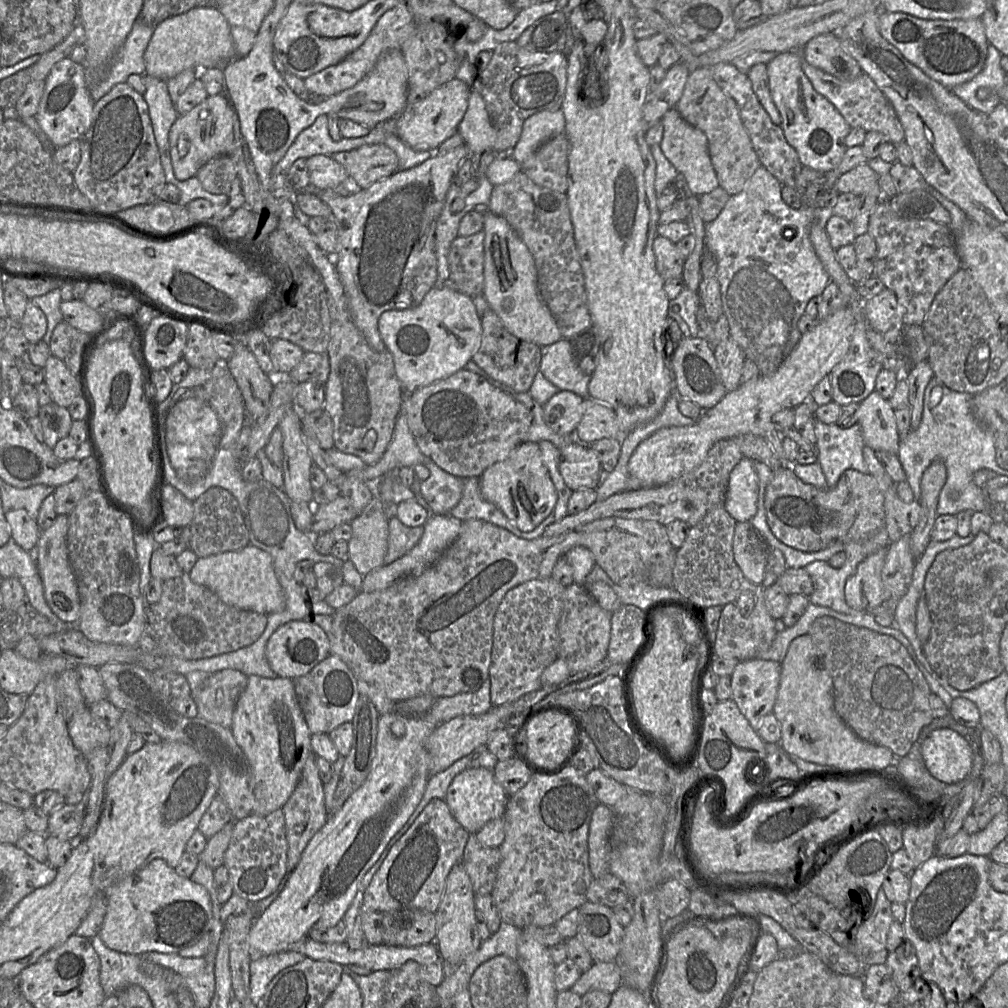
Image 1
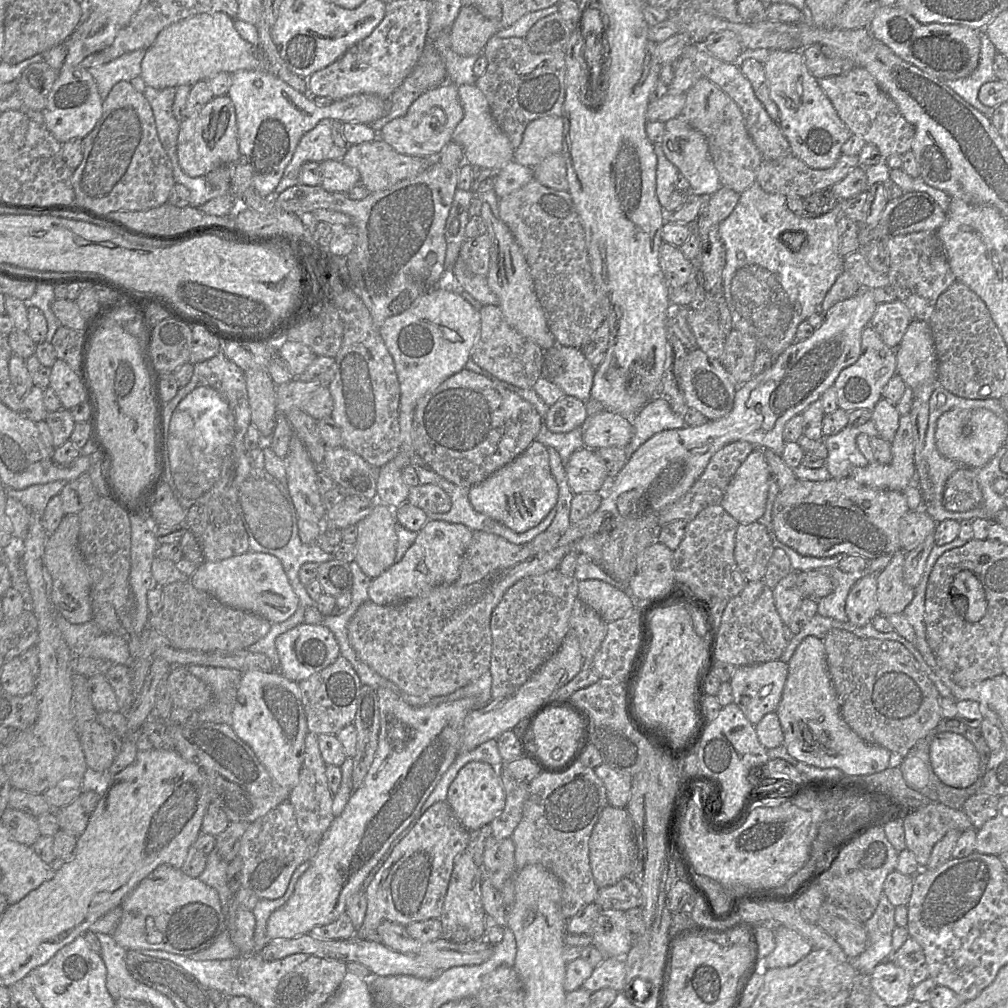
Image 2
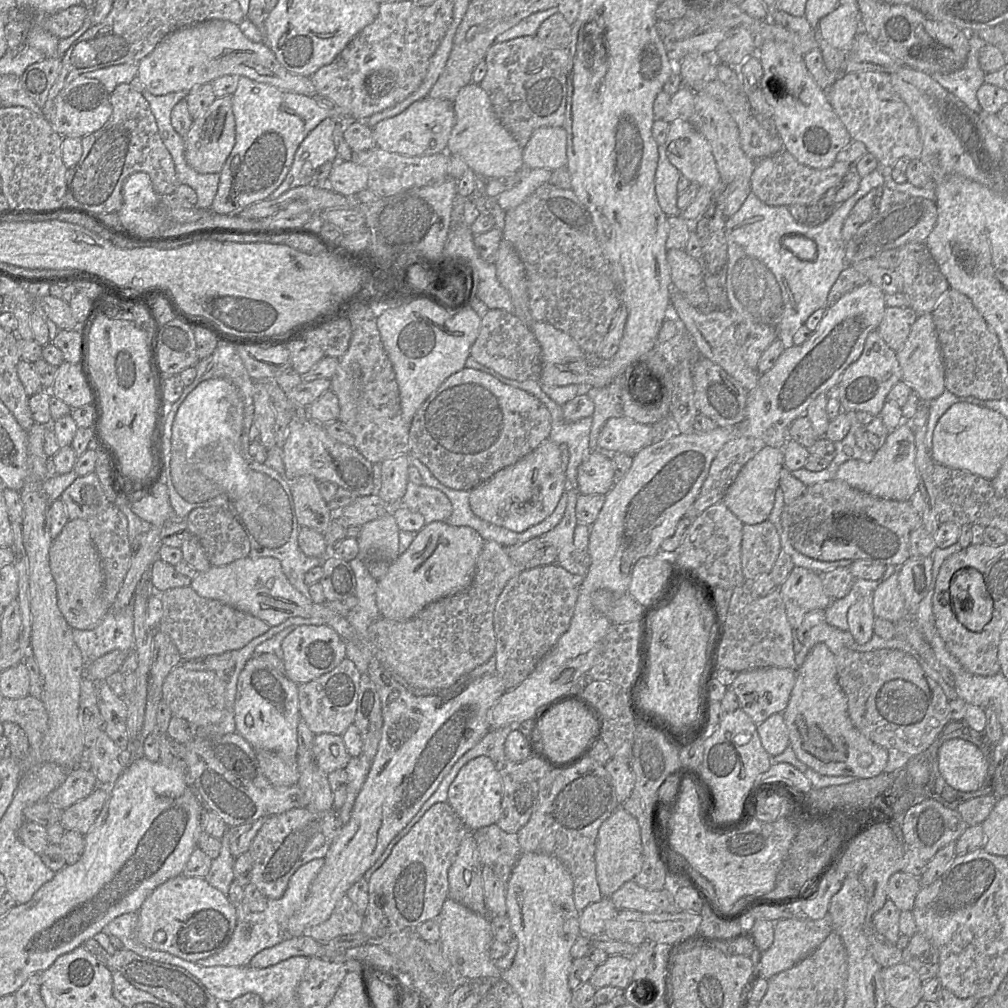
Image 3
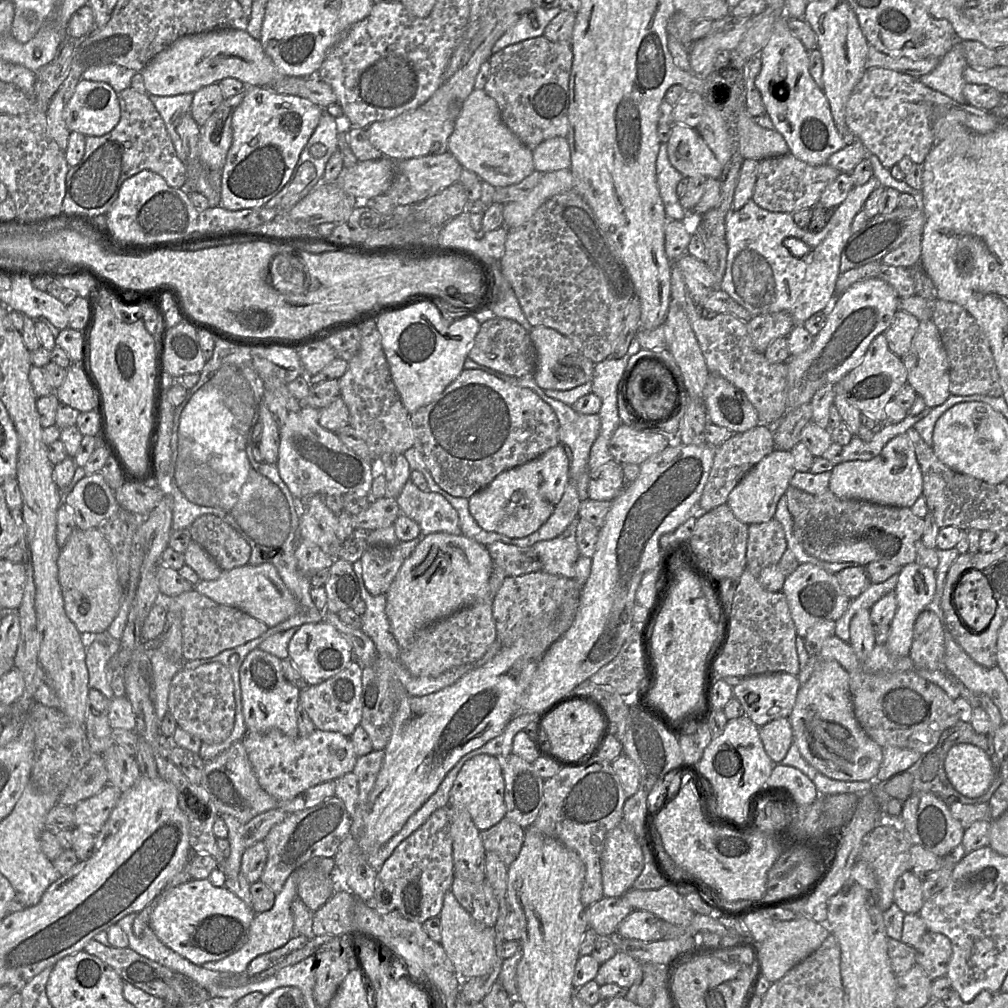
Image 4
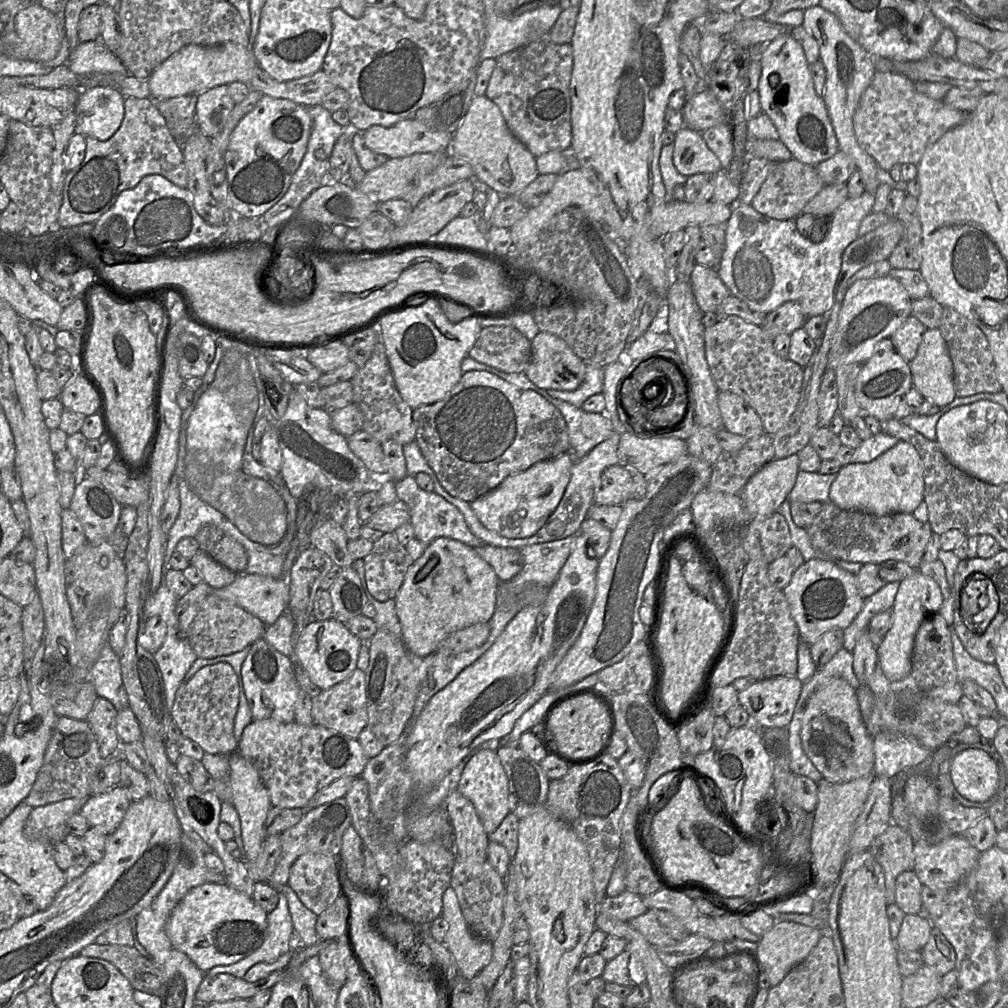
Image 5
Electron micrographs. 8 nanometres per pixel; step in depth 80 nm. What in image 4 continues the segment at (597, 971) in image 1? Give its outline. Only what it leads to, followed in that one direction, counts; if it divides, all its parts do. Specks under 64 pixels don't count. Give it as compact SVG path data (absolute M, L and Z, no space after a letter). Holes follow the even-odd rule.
M617 952L612 958L601 964L595 977L599 986L616 984L629 988L642 977L641 963L623 952Z

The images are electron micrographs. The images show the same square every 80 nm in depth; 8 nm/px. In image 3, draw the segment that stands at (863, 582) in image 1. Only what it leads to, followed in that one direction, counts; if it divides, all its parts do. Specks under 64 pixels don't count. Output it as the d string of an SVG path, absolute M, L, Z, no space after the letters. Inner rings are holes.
M873 593L861 596L847 613L848 631L859 645L866 644L874 635Z

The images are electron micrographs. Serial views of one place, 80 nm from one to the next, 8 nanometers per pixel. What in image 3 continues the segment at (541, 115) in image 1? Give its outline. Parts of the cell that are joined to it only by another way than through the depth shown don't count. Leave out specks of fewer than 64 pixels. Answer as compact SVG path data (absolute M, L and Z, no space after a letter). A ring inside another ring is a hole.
M540 127L523 147L526 169L547 169L551 172L567 164L567 134L564 127Z

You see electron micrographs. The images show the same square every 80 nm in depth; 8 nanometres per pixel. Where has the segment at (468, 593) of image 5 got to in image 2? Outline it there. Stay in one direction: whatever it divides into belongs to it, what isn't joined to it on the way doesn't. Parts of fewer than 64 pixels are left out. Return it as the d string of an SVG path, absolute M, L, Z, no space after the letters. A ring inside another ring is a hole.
M429 519L402 559L371 580L369 600L378 605L400 604L420 597L439 585L453 583L459 577L462 558L472 535L473 531L463 524Z

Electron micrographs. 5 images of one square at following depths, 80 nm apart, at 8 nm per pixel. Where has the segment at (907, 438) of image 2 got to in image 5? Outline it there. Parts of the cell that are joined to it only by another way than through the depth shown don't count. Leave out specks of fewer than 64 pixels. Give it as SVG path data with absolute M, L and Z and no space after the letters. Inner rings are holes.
M898 440L889 450L868 463L849 463L836 474L829 501L844 510L859 510L877 516L913 513L924 501L923 464L910 443Z

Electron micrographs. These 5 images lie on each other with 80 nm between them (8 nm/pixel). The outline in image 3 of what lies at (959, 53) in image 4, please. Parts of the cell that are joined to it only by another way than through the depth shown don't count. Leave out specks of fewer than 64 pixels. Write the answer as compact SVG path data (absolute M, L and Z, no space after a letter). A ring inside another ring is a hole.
M976 34L969 35L969 53L965 64L950 73L936 72L931 77L943 88L955 95L970 110L982 111L976 97L977 89L984 83L985 72L978 62L979 50L987 43Z

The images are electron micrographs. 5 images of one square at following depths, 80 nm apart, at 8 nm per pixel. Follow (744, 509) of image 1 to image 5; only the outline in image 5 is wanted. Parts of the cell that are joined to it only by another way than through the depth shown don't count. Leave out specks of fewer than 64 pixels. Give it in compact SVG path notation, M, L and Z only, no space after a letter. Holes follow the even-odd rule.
M797 454L774 458L759 469L740 493L750 518L764 518L775 513L794 487L798 472Z

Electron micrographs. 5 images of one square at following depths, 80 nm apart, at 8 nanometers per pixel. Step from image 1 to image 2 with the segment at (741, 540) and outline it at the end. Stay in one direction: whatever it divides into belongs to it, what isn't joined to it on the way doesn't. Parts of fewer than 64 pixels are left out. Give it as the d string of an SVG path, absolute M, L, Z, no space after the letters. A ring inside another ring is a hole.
M762 523L739 524L735 535L734 559L747 582L763 580L774 549Z

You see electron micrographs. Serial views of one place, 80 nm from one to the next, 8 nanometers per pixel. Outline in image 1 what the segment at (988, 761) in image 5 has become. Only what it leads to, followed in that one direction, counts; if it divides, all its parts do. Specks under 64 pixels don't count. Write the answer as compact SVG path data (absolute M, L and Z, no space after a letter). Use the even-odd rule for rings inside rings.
M949 728L933 730L921 744L921 756L928 772L946 784L966 779L972 769L969 744Z

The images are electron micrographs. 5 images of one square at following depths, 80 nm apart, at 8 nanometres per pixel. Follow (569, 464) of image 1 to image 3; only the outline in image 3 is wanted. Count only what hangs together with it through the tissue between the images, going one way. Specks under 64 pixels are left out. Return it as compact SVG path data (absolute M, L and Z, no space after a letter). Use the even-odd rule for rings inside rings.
M592 449L578 468L578 493L606 495L615 482L614 464L610 455L599 449Z

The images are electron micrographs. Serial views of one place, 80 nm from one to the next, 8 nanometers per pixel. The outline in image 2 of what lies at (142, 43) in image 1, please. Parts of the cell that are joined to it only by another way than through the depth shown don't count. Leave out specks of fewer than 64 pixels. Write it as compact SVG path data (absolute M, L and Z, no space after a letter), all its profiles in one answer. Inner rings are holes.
M147 49L128 52L106 64L88 68L104 100L113 86L120 81L130 82L141 74L141 63Z

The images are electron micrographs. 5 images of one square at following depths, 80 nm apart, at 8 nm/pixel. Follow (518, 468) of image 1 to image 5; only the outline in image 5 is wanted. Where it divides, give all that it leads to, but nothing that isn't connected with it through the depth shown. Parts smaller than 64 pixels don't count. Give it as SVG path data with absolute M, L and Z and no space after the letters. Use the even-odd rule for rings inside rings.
M571 453L537 462L527 470L505 478L495 489L471 502L471 508L487 529L503 537L530 537L541 529L559 505L570 481L573 464Z

